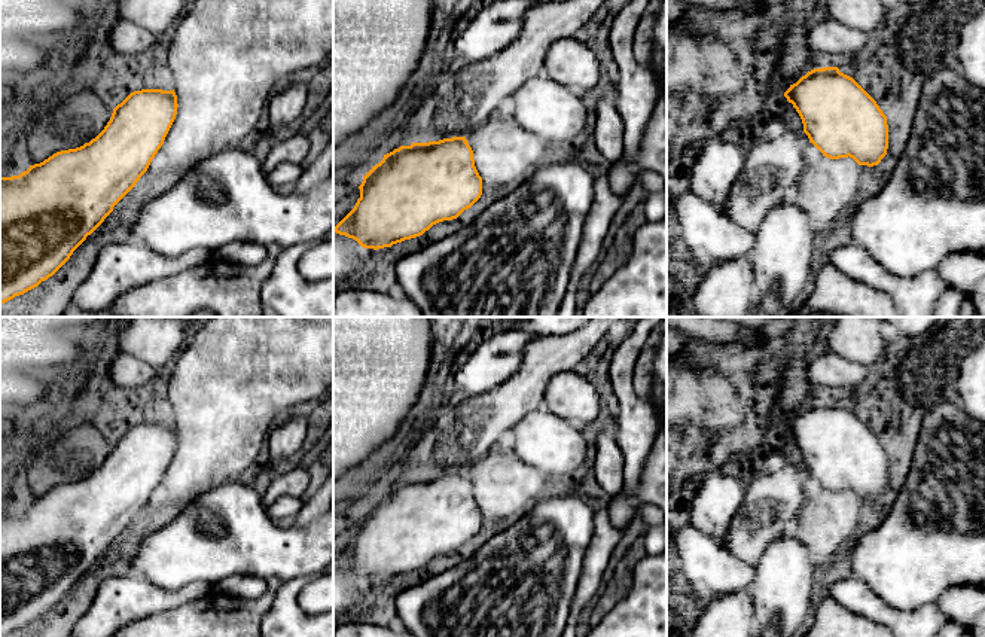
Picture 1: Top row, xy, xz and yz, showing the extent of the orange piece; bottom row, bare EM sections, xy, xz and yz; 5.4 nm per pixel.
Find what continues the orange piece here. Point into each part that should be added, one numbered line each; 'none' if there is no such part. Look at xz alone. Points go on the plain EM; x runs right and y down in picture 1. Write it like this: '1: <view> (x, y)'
none

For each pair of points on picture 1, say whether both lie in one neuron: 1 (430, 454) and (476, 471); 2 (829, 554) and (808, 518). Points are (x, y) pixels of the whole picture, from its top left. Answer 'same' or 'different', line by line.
1: different
2: same

